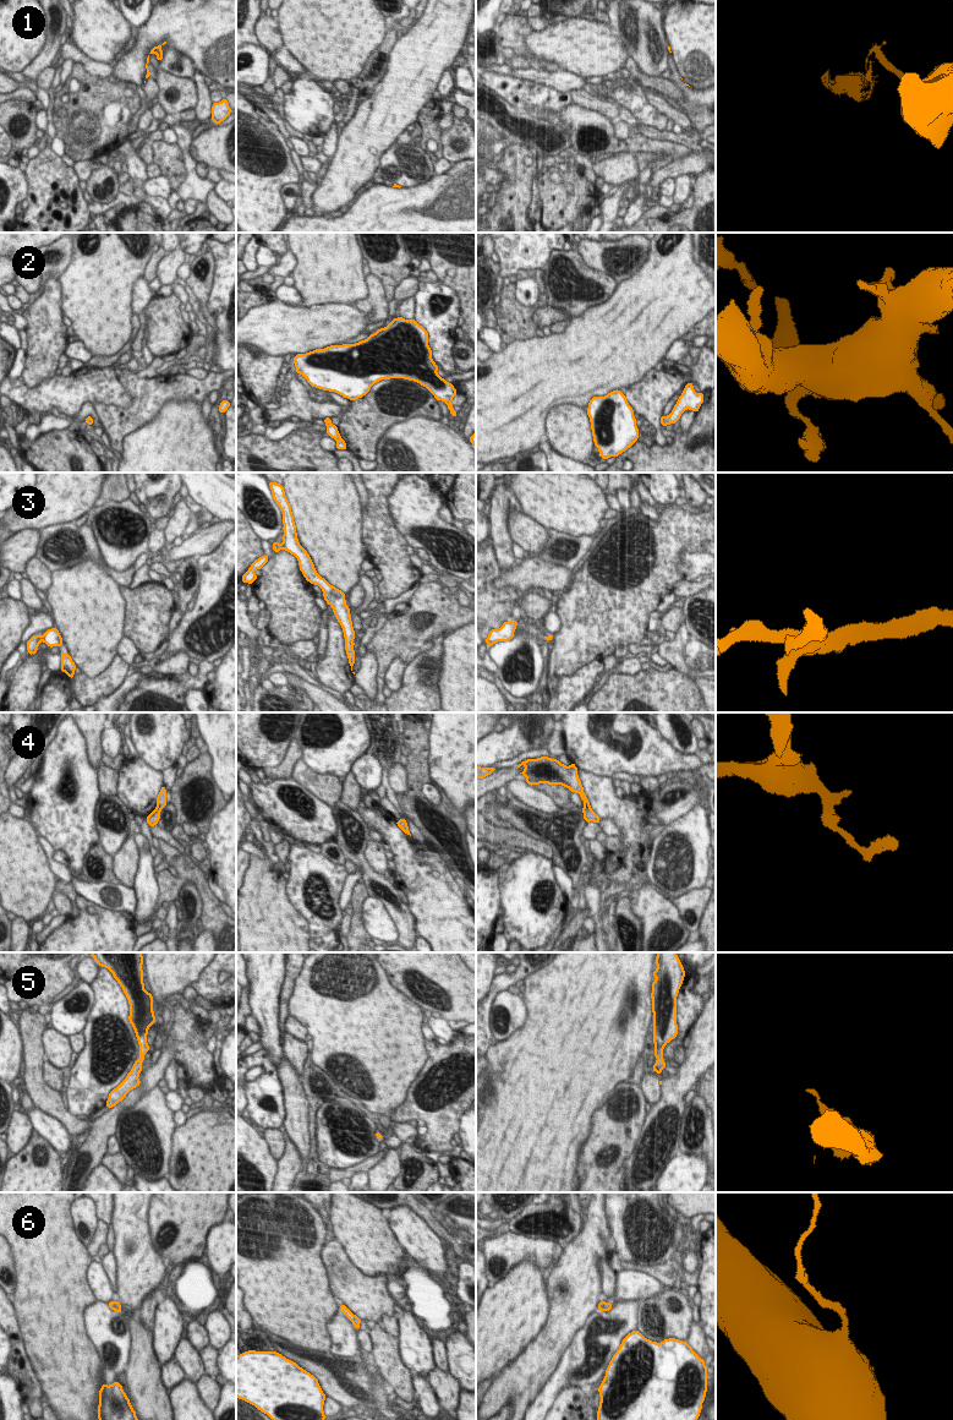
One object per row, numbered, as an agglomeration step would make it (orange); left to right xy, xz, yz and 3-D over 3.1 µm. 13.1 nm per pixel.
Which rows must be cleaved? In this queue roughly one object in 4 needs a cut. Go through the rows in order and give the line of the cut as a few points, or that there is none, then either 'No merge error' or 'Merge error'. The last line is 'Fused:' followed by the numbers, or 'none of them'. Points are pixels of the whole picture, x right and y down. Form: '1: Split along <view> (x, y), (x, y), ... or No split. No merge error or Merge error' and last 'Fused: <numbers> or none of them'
1: Split along xy (160, 48), (157, 48), (154, 52). Merge error
2: No split. No merge error
3: Split along xy (39, 635), (42, 640). Merge error
4: No split. No merge error
5: No split. No merge error
6: No split. No merge error
Fused: 1, 3

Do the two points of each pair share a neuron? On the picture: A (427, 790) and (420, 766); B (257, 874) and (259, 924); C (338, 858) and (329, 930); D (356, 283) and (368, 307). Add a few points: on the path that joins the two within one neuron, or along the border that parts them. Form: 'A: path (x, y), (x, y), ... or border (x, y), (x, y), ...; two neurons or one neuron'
A: border (423, 782), (422, 793), (437, 806); two neurons
B: path (259, 886), (259, 912); one neuron
C: border (319, 852), (334, 863), (343, 866); two neurons
D: border (366, 277), (367, 295), (354, 305); two neurons

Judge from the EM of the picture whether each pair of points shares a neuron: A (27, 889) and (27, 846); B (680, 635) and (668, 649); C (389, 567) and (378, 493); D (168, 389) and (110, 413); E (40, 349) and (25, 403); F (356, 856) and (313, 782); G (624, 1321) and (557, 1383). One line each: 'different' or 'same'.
A: same
B: same
C: same
D: same
E: different
F: different
G: same

